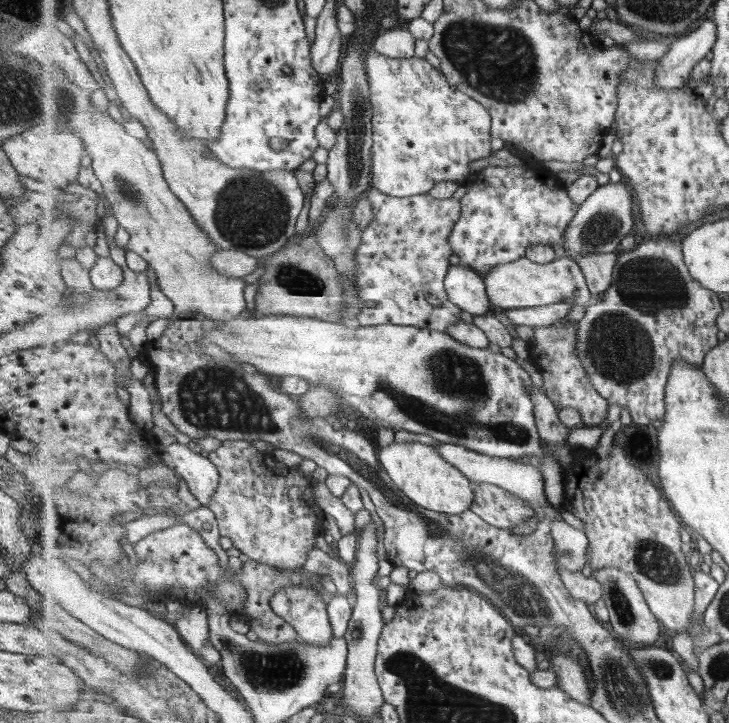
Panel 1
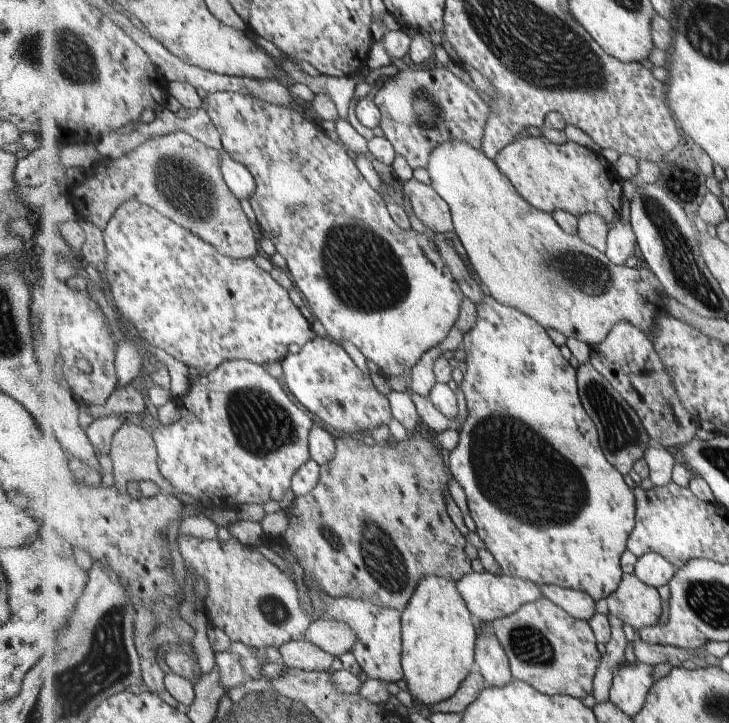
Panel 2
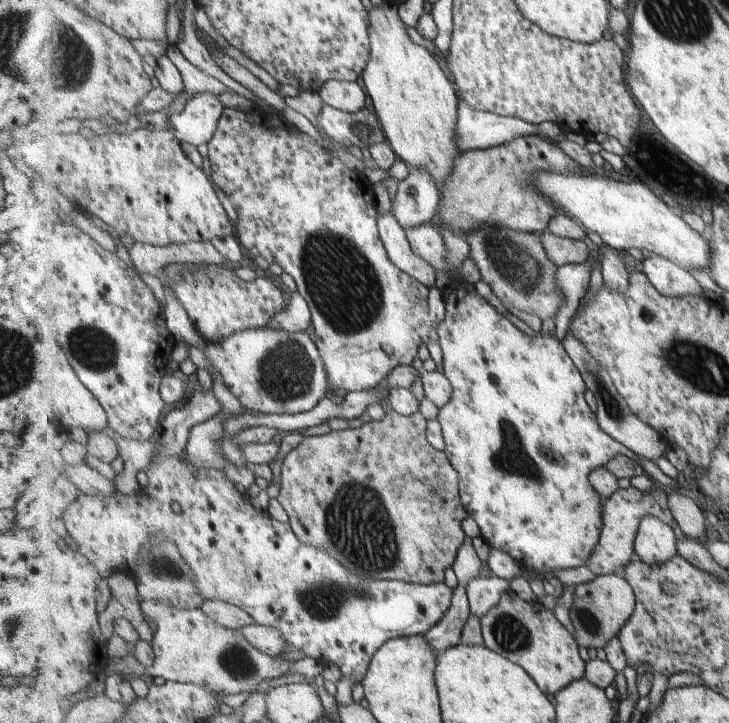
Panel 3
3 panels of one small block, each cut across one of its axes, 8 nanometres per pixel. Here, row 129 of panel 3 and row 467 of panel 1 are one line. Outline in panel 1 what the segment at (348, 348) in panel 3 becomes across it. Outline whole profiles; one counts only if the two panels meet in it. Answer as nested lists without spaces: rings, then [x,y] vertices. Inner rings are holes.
[[[227,440],[211,451],[208,457],[220,472],[219,487],[207,507],[215,514],[221,537],[233,542],[235,549],[249,559],[267,564],[279,570],[299,571],[314,551],[316,535],[321,535],[321,524],[325,512],[315,500],[315,480],[306,478],[297,467],[287,467],[274,460],[269,453],[259,452],[248,440]]]

